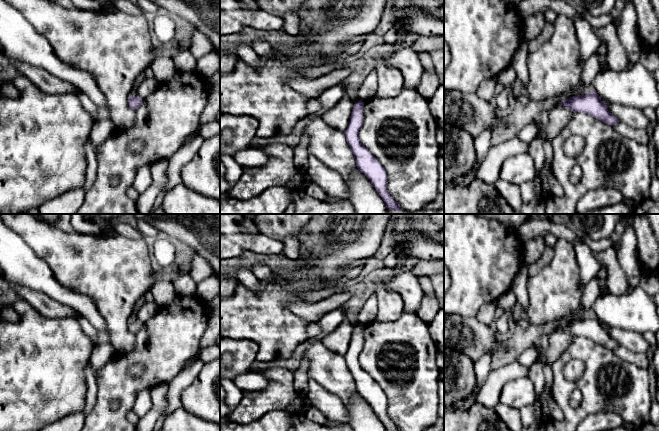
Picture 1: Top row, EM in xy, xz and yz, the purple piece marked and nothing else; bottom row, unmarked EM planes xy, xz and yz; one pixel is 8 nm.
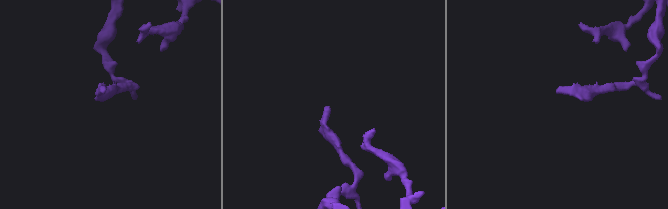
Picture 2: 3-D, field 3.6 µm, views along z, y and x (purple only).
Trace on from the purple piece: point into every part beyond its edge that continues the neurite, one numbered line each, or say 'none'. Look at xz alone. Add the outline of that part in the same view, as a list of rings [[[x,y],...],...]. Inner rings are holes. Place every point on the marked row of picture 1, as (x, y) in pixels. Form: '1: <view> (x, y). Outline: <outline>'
none

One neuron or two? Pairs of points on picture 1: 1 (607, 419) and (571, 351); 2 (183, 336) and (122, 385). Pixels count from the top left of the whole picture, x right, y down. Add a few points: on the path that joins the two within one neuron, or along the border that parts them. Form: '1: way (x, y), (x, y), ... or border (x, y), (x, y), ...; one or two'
1: border (581, 420), (603, 411), (615, 411), (624, 420); two
2: way (167, 352), (163, 356), (163, 360), (138, 384); one

